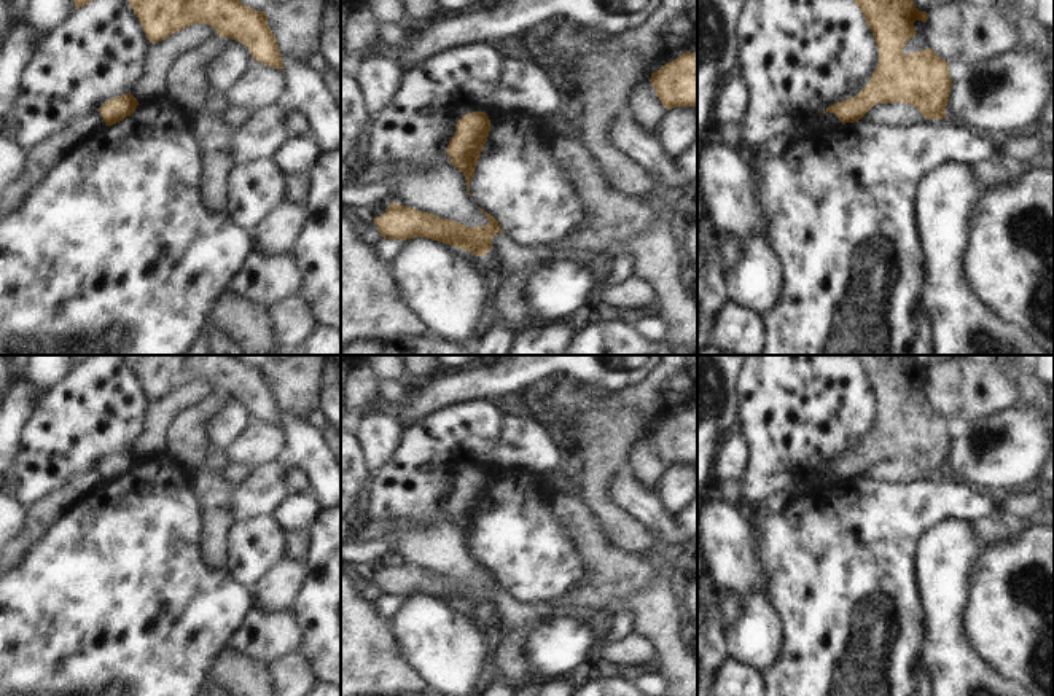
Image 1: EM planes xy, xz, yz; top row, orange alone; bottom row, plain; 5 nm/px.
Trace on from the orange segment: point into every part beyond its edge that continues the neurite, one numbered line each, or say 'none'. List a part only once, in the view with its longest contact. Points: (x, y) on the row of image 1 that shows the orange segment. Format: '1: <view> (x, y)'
none

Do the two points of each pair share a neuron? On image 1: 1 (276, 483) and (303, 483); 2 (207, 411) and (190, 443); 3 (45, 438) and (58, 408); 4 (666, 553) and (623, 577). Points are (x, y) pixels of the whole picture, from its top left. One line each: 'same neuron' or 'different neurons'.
1: different neurons
2: same neuron
3: same neuron
4: different neurons

